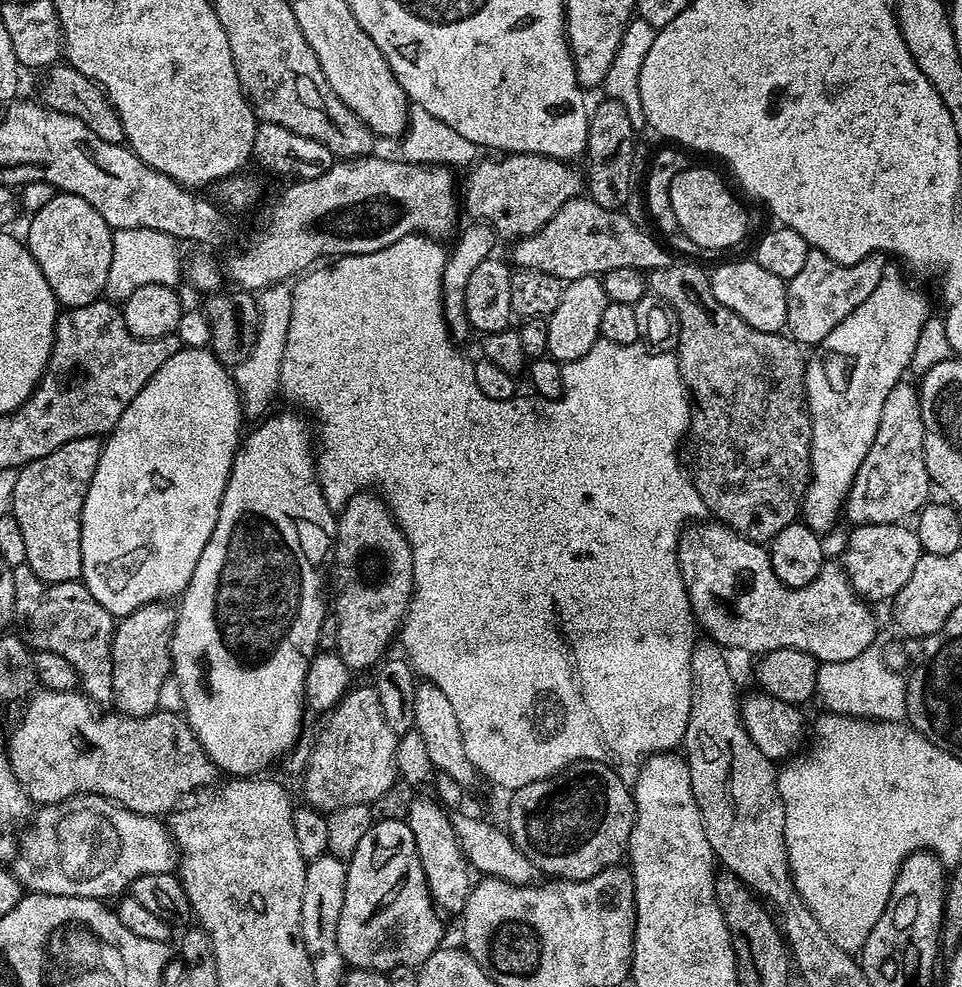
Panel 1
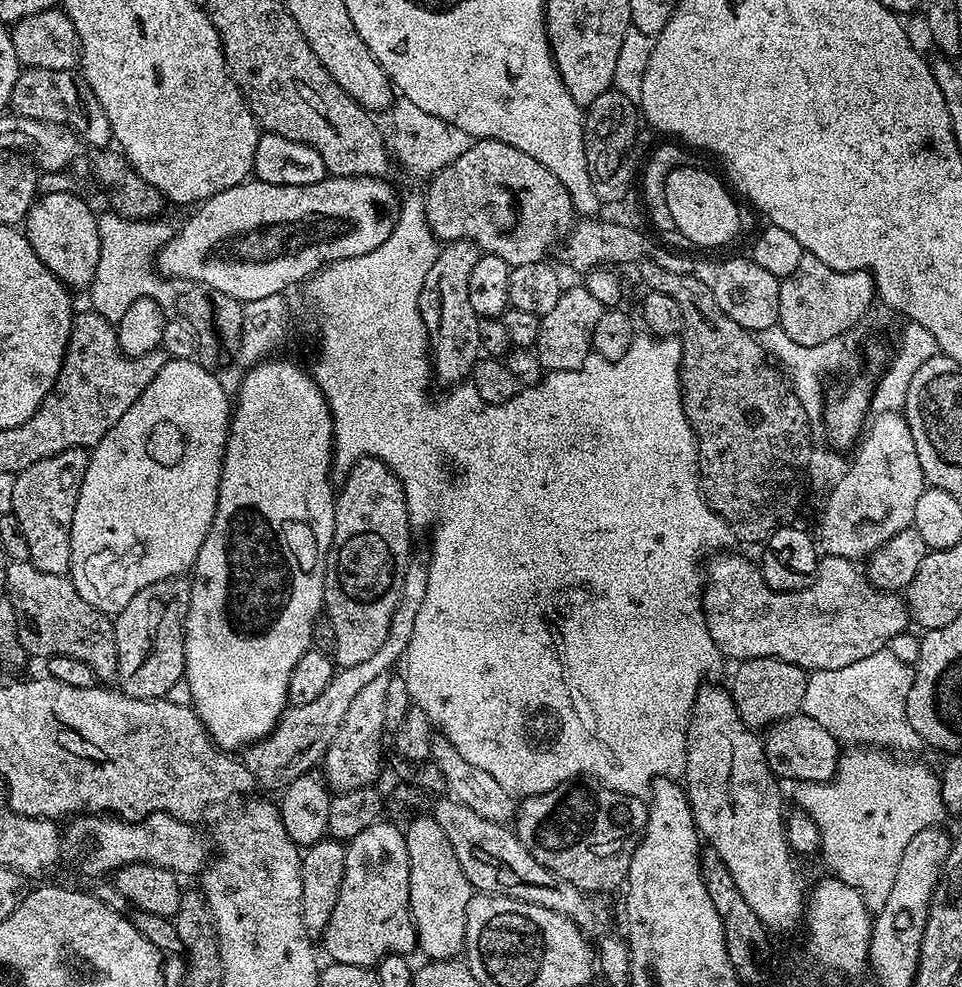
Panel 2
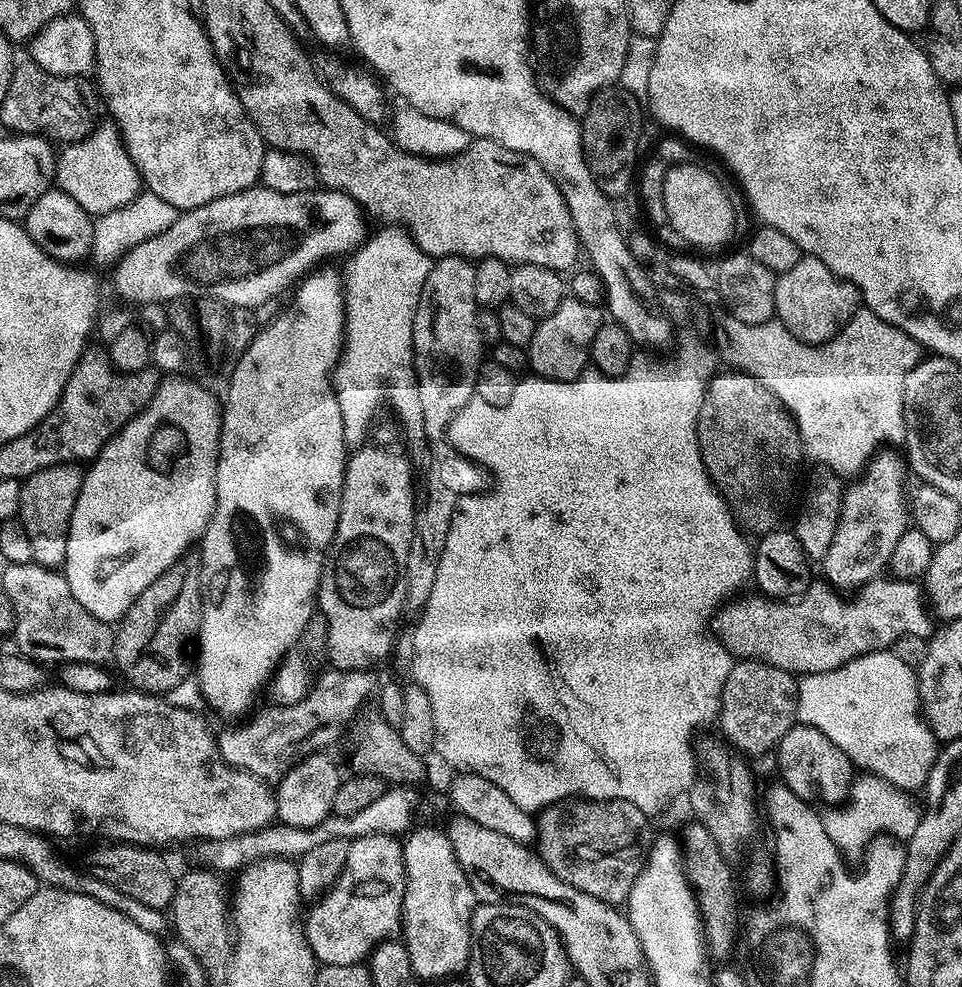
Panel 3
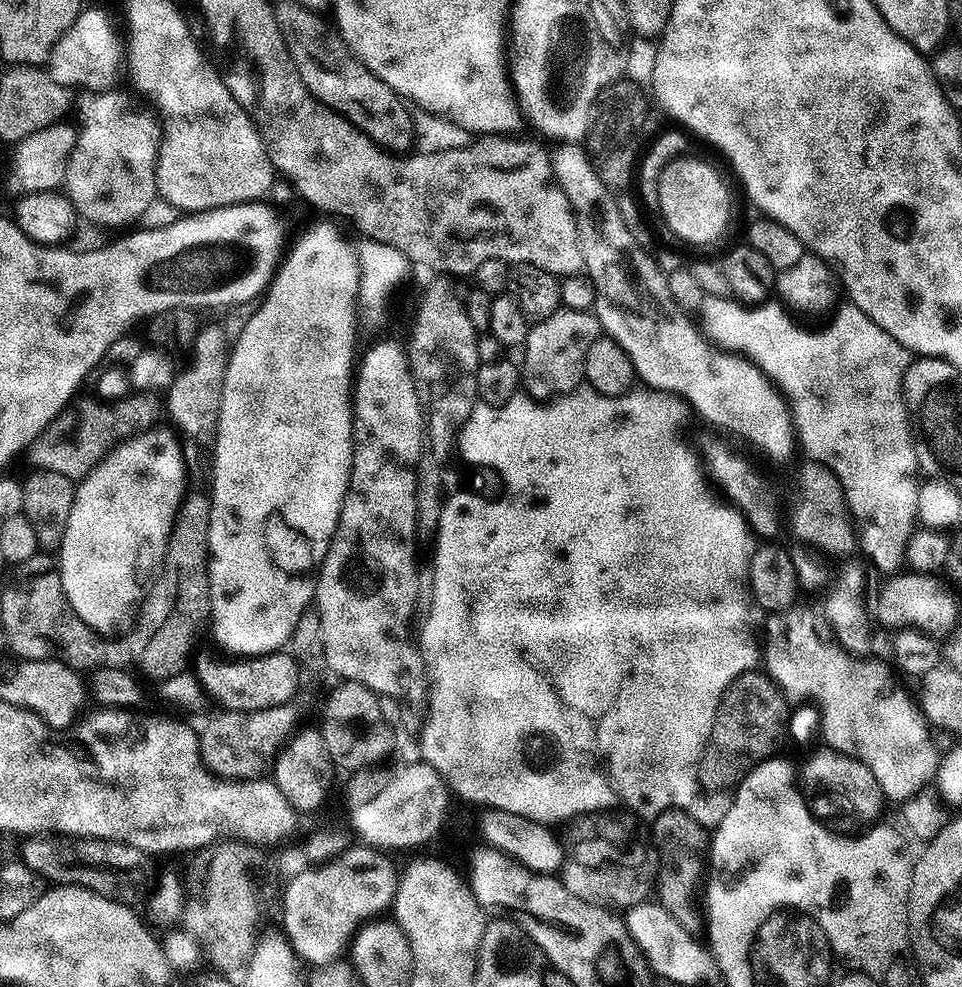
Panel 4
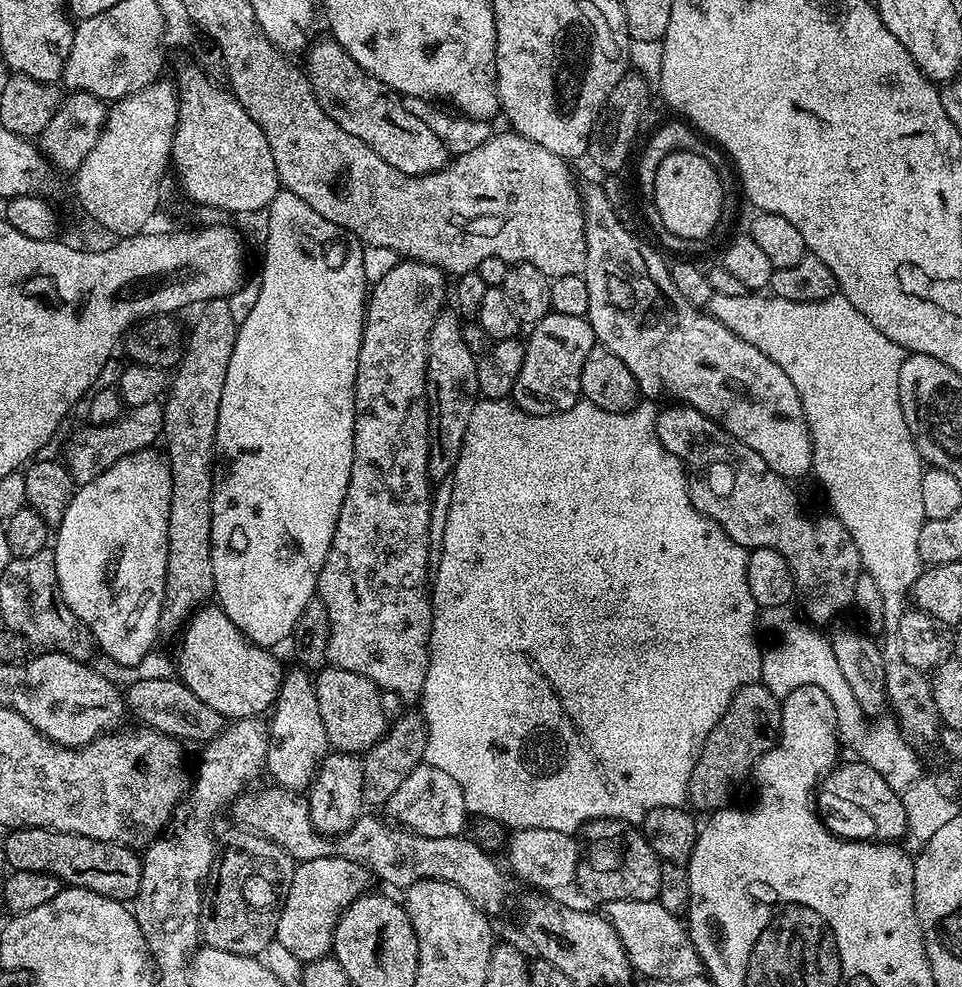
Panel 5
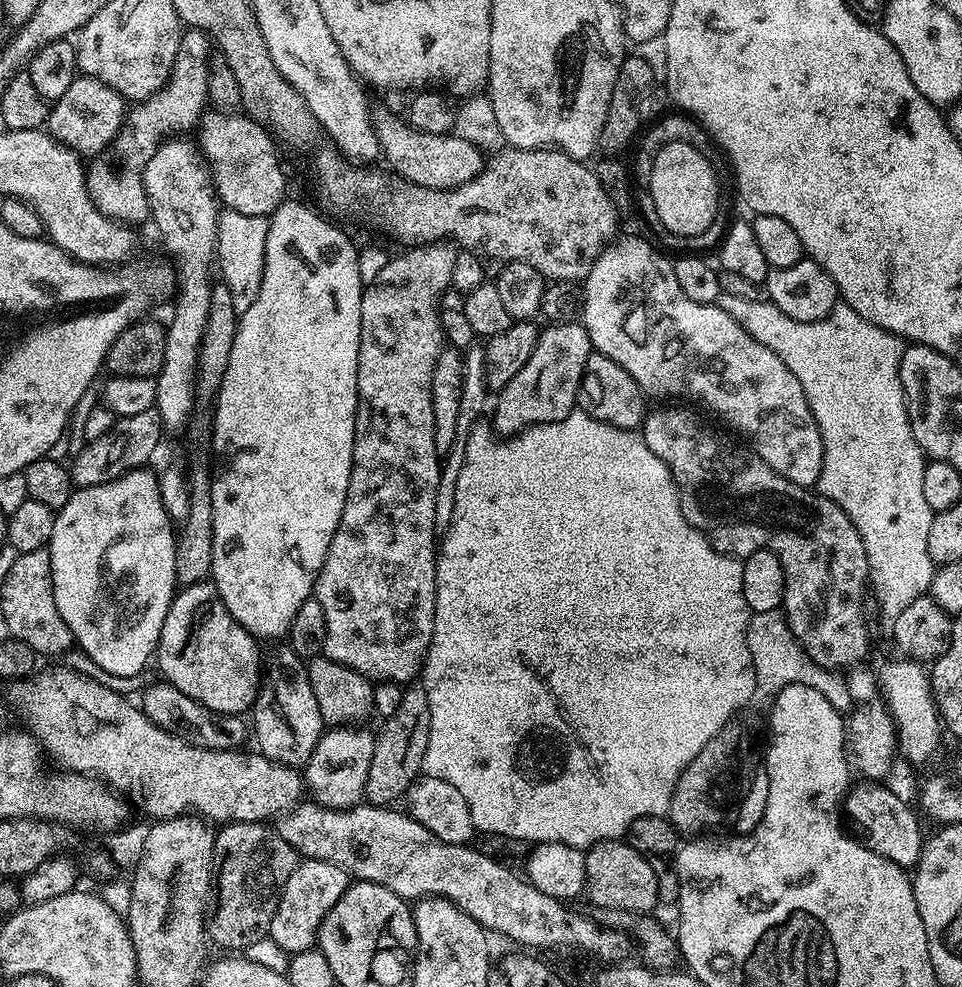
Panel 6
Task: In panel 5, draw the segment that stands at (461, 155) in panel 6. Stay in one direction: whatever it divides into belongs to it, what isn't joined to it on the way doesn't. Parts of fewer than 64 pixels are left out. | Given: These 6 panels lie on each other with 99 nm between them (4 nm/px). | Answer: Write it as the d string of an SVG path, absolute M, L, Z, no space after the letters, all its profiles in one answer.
M324 34L321 40L315 40L313 39L307 45L306 51L303 53L302 68L312 83L312 91L316 93L317 100L325 106L337 104L340 107L333 107L331 113L332 117L342 126L342 130L346 130L350 134L354 134L354 138L366 142L366 146L370 146L370 150L374 150L374 154L378 154L378 158L382 158L382 162L390 162L390 166L394 166L394 170L402 170L402 174L425 176L436 172L448 163L450 153L447 146L430 130L430 126L422 122L421 118L410 114L405 109L401 93L395 92L393 88L386 86L366 70L362 70L362 66L358 66L358 62L354 62L354 58L350 58L350 54L346 54L346 50L337 40L332 39L331 35Z

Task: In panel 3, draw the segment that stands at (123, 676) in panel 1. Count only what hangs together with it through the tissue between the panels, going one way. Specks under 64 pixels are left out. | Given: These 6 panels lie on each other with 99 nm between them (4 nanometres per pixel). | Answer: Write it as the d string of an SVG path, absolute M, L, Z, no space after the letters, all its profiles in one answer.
M189 550L180 556L172 565L130 606L130 610L119 621L115 629L116 655L114 664L120 667L120 672L129 680L133 689L149 694L168 694L172 692L188 676L188 651L193 651L194 641L200 634L204 598L200 590L200 558L195 551Z

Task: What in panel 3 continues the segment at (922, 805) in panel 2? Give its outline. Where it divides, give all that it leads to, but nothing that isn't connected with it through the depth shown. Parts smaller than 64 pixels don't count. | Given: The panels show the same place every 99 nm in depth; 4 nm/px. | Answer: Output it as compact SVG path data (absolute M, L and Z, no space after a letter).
M864 774L855 781L850 799L843 806L831 809L832 820L824 820L824 829L837 848L867 849L873 838L881 834L887 834L893 838L907 838L914 834L918 826L922 812L916 804L907 796L904 788L895 788L892 784L885 783L877 776Z

